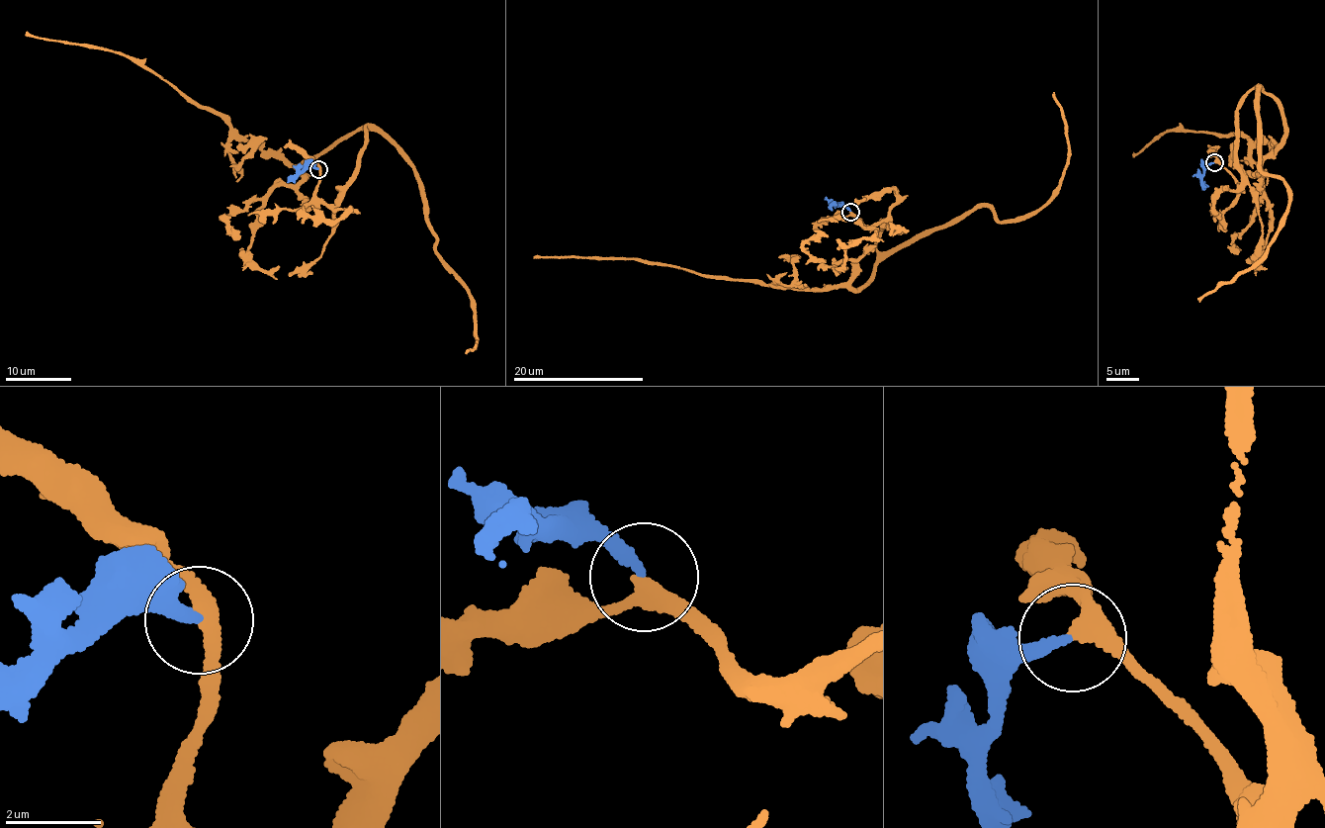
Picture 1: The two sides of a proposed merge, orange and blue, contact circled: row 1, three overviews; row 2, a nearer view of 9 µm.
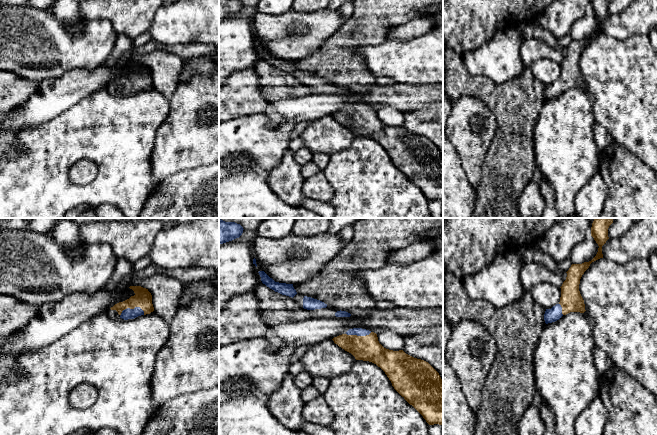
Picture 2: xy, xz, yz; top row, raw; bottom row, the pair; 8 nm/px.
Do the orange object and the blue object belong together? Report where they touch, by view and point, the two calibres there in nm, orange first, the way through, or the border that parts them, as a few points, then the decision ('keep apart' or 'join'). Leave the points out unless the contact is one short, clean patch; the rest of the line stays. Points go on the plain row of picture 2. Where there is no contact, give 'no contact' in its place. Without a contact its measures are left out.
xy (131, 84) | 140/90 nm | across xy (142, 74), (131, 84), (128, 89) | join

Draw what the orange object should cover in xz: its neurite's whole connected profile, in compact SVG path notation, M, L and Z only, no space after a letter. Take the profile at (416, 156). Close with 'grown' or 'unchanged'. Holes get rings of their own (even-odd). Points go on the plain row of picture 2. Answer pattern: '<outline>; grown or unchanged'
M362 104L349 105L332 116L356 136L369 137L380 143L394 165L429 201L443 202L443 156L428 138L403 126L384 124L376 109Z; grown

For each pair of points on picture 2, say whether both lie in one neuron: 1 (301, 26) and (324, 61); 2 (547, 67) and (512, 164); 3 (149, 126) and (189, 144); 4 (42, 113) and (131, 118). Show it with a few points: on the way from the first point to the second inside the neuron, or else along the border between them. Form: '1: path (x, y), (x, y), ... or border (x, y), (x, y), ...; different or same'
1: border (334, 33), (314, 52), (296, 60); different
2: border (529, 67), (532, 75), (545, 85); different
3: border (168, 108), (168, 114), (156, 133), (151, 152); different
4: border (78, 101), (56, 116), (37, 125); different

